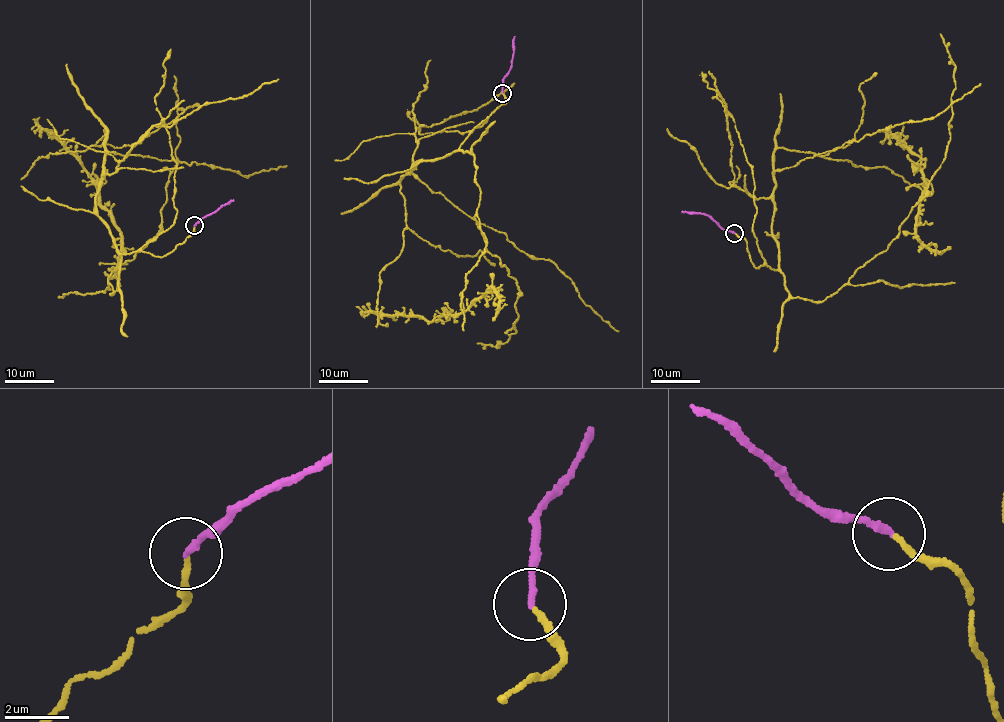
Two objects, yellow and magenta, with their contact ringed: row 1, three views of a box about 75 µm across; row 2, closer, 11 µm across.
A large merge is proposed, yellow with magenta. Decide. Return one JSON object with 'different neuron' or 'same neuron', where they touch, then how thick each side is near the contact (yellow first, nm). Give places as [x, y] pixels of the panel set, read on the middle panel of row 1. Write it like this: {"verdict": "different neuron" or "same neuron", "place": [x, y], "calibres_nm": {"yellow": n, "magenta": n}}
{"verdict": "same neuron", "place": [502, 93], "calibres_nm": {"yellow": 170, "magenta": 200}}

